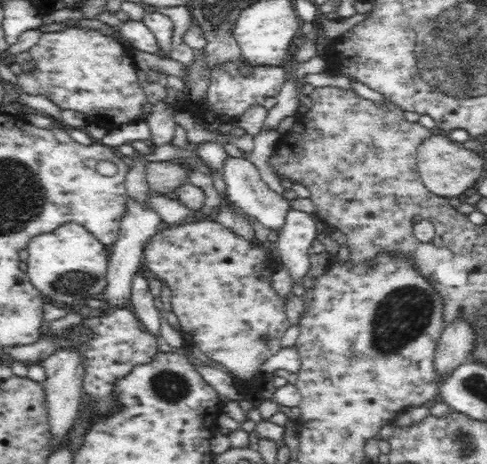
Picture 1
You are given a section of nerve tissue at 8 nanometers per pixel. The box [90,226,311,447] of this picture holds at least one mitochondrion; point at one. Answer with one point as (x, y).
(171, 387)

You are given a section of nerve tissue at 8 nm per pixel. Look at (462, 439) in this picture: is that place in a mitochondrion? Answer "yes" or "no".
yes

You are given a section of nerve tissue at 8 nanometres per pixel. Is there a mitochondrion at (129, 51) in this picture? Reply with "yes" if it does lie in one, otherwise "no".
no

